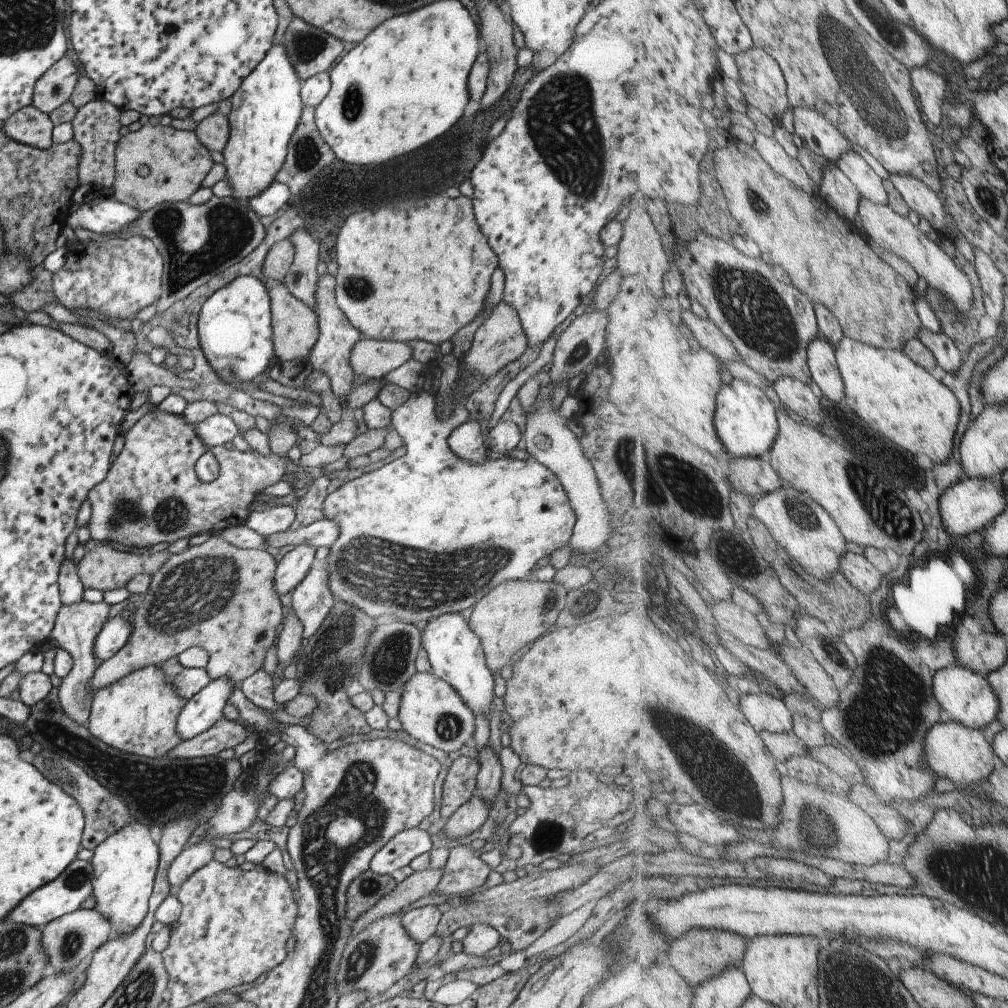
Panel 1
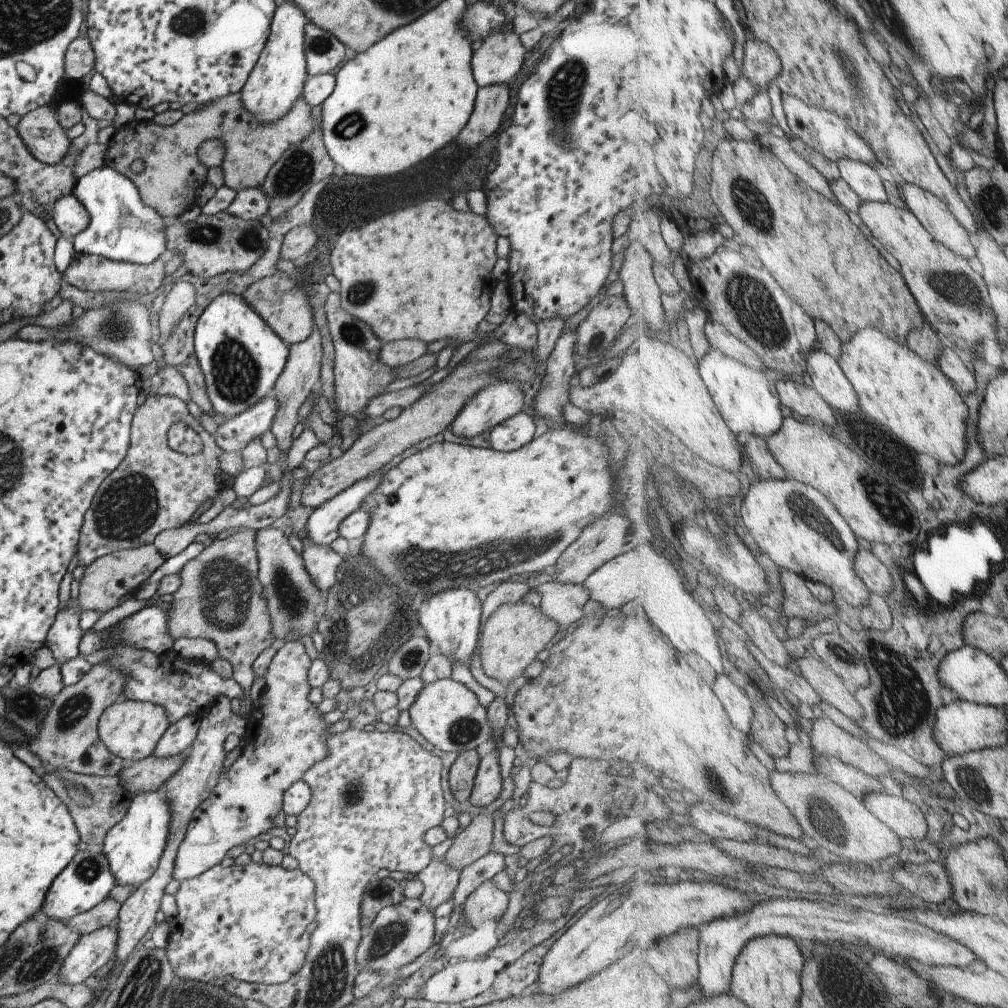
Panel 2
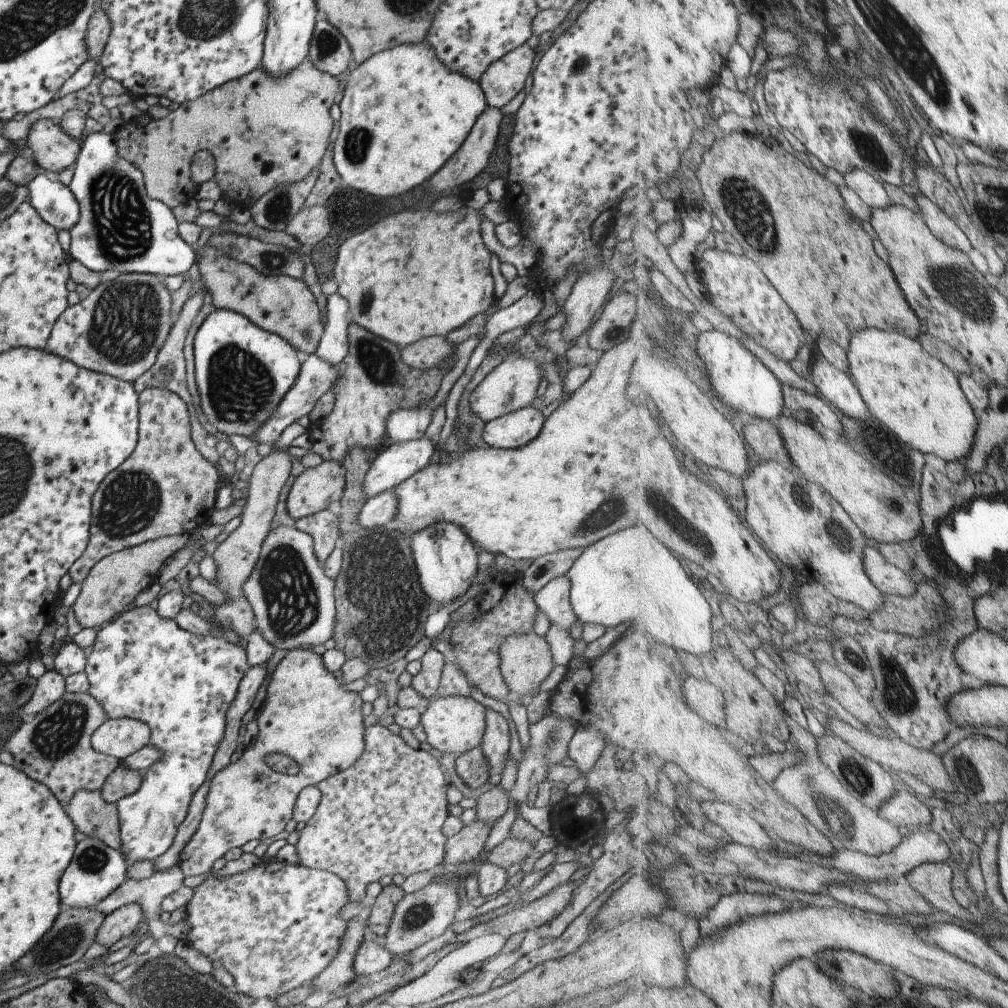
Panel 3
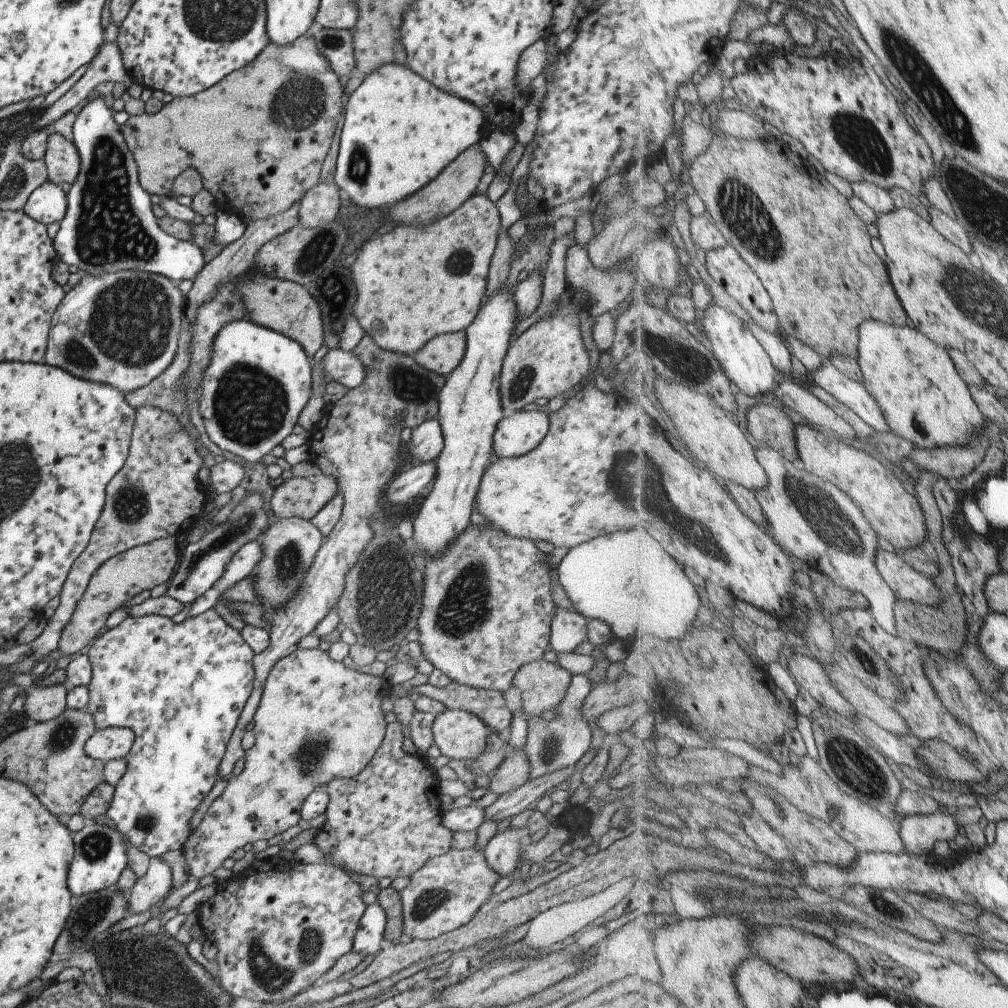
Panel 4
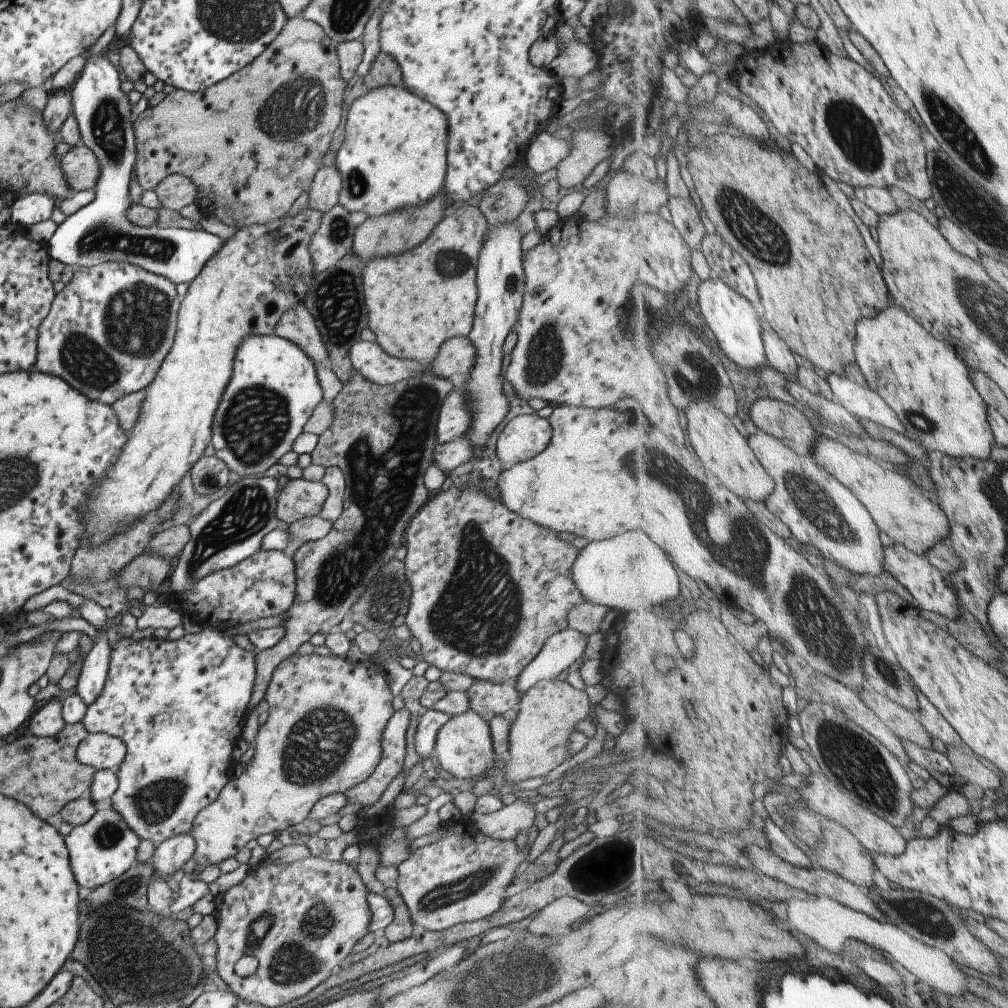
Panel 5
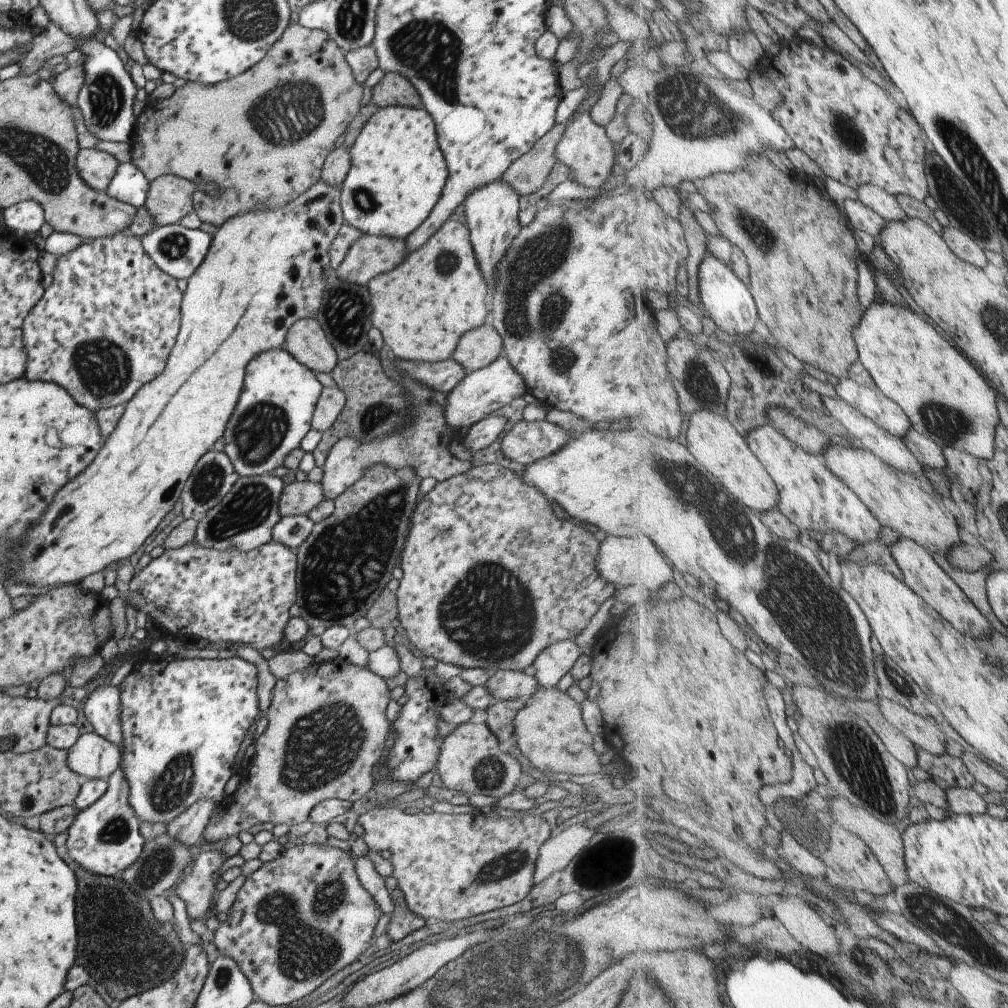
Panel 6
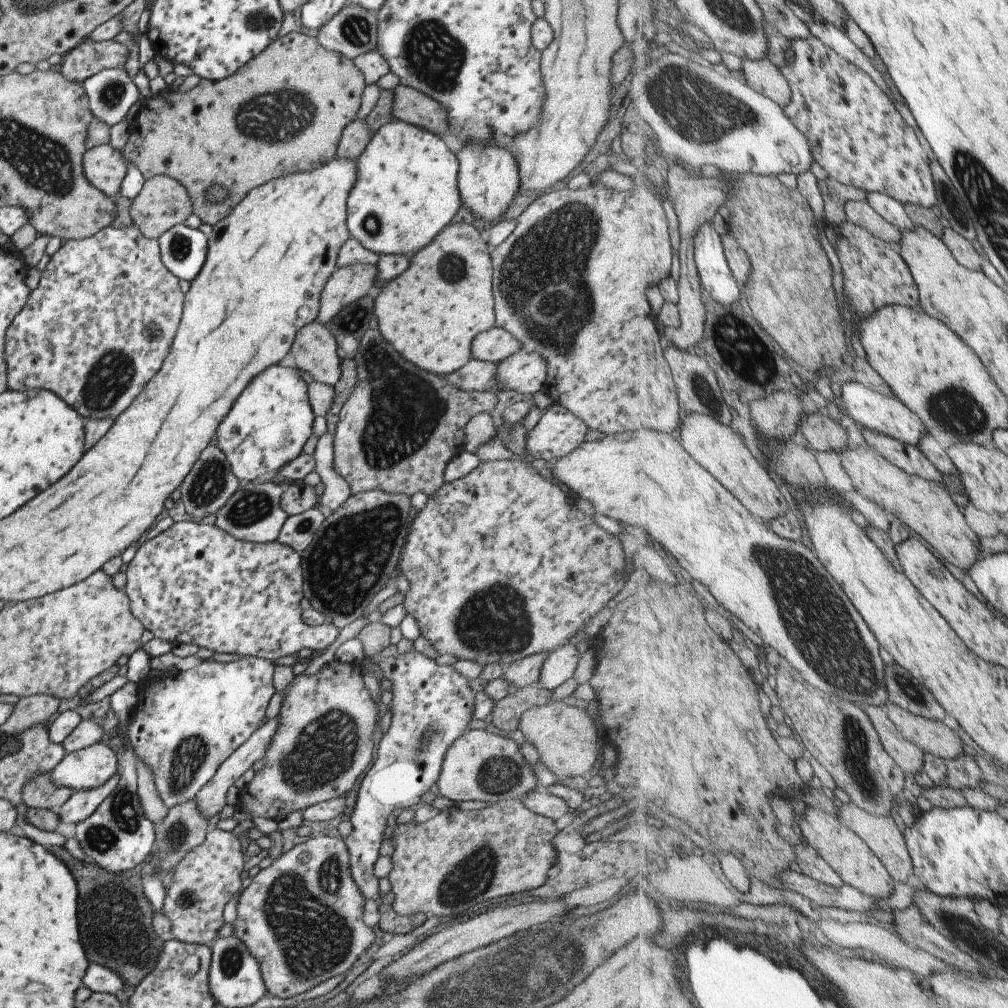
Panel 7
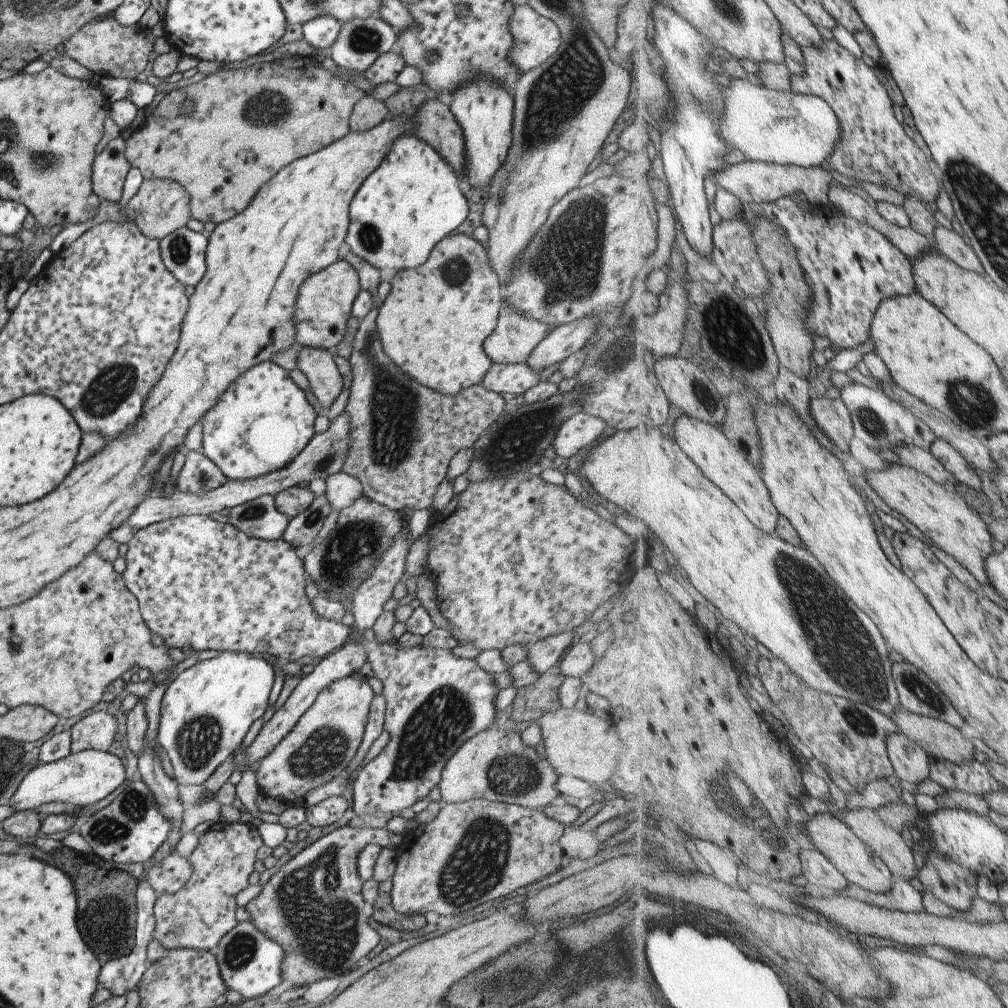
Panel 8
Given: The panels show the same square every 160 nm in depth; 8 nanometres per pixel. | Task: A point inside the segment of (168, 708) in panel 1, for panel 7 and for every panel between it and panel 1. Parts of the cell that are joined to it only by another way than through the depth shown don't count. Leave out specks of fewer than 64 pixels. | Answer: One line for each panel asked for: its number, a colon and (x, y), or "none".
2: (130, 729)
3: (118, 738)
4: (105, 744)
5: (98, 750)
6: (91, 757)
7: (88, 768)

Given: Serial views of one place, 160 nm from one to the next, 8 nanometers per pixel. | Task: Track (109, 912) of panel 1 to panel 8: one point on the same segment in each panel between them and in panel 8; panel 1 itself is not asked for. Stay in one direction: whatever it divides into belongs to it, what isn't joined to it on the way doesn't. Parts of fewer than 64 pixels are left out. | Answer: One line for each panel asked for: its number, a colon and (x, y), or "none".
2: (132, 848)
3: (143, 667)
4: (179, 688)
5: (179, 706)
6: (182, 720)
7: (185, 724)
8: (204, 714)

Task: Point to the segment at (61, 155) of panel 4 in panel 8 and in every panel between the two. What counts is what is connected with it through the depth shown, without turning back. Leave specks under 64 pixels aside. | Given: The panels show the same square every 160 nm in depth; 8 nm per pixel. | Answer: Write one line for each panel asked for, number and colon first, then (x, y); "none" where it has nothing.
5: (80, 168)
6: (96, 168)
7: (104, 168)
8: (109, 168)

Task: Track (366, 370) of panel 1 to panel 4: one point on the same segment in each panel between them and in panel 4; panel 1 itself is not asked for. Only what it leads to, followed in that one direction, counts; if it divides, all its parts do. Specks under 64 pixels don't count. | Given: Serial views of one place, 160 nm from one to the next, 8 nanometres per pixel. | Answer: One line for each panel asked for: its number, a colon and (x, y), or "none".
2: (393, 354)
3: (421, 354)
4: (442, 354)

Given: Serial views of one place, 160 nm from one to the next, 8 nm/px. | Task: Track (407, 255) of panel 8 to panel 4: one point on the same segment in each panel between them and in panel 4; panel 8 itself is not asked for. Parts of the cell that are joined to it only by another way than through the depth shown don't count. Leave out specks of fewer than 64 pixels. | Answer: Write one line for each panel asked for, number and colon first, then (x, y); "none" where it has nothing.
4: (398, 132)
5: (393, 154)
6: (397, 172)
7: (405, 192)

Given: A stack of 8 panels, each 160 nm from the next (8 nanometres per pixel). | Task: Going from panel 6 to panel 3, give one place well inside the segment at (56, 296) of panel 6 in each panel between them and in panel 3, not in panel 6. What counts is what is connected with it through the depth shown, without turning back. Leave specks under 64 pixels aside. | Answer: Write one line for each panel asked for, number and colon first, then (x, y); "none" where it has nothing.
3: (117, 329)
4: (121, 329)
5: (106, 333)

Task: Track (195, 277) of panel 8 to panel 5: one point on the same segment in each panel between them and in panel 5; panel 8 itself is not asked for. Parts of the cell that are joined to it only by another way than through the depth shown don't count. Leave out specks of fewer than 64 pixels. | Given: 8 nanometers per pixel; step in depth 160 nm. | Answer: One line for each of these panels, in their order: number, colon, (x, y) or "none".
5: (99, 231)
6: (178, 251)
7: (182, 250)

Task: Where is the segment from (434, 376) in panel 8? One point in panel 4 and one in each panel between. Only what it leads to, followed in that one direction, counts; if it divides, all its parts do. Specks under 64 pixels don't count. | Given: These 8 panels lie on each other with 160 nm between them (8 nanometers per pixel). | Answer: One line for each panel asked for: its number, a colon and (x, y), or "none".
4: (414, 282)
5: (413, 301)
6: (421, 307)
7: (430, 313)

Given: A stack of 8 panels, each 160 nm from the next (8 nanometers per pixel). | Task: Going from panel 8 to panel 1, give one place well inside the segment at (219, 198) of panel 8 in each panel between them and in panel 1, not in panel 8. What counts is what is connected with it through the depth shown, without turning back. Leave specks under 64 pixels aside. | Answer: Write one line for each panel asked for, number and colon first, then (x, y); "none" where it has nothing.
1: (176, 162)
2: (172, 174)
3: (261, 132)
4: (257, 138)
5: (290, 94)
6: (261, 137)
7: (197, 138)

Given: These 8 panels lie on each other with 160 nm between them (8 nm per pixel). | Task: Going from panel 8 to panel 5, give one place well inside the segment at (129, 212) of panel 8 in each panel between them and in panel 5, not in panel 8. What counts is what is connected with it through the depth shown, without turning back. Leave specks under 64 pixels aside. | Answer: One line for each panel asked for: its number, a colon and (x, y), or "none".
5: (175, 191)
6: (168, 199)
7: (162, 203)

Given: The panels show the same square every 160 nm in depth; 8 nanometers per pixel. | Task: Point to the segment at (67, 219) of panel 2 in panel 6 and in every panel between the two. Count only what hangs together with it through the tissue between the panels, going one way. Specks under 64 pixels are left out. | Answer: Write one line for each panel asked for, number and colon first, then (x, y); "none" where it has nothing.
3: (53, 201)
4: (47, 203)
5: (33, 208)
6: (23, 218)

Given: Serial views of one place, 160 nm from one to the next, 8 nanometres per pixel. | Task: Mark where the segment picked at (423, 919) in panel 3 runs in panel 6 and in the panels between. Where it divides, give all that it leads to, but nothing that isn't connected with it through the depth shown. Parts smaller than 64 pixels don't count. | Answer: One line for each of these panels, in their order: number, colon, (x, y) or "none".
4: (445, 893)
5: (461, 877)
6: (448, 867)

